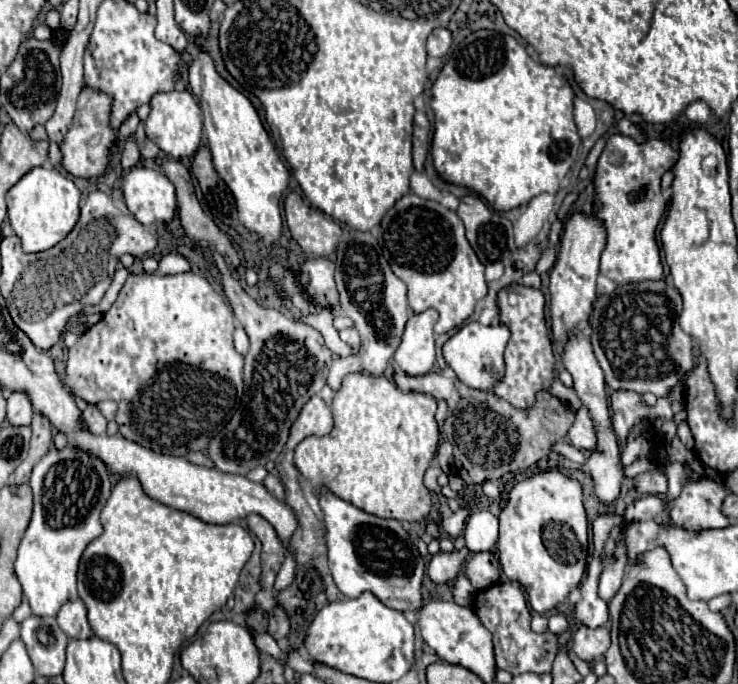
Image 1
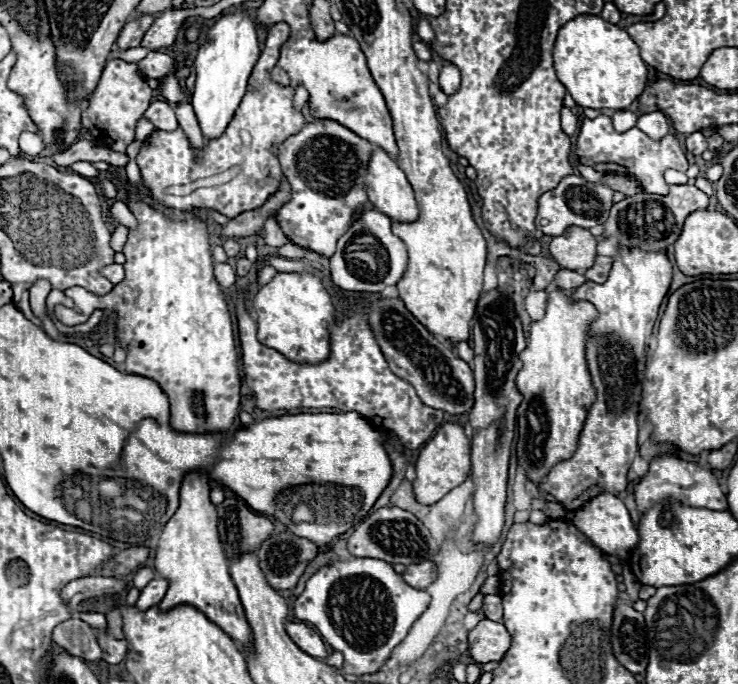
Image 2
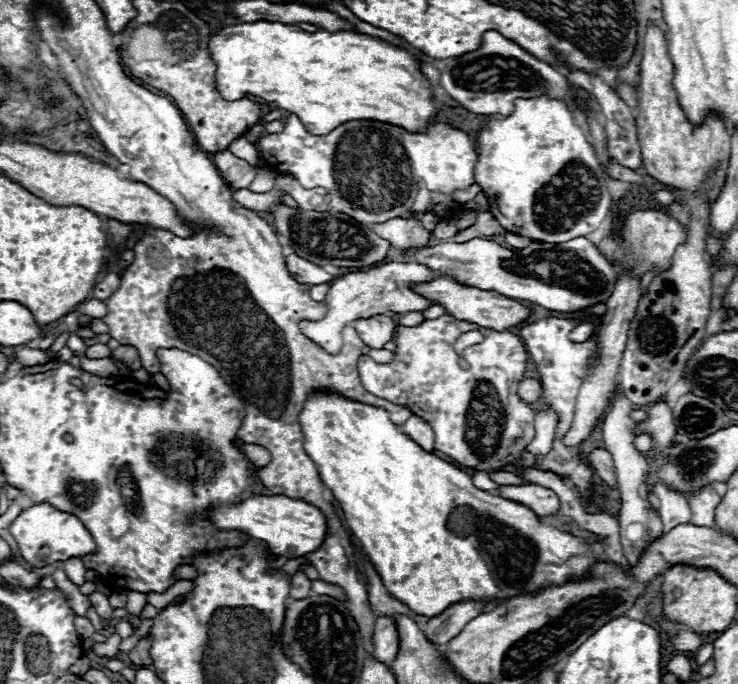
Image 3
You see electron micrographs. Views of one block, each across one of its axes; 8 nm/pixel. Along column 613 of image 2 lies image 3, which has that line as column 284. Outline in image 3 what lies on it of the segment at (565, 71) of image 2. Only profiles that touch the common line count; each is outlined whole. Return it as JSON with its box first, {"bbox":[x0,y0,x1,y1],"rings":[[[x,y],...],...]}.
{"bbox":[208,20,442,136],"rings":[[[268,20],[238,22],[218,28],[218,32],[208,38],[208,52],[216,64],[216,90],[224,100],[262,98],[270,106],[294,112],[306,130],[318,136],[350,120],[378,120],[406,130],[422,130],[442,108],[436,106],[432,86],[418,70],[414,54],[358,32],[306,32],[294,24]]]}

